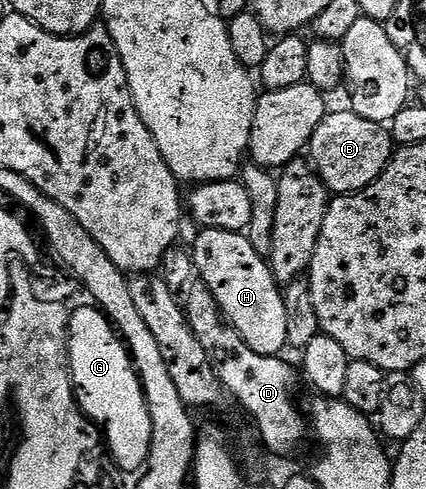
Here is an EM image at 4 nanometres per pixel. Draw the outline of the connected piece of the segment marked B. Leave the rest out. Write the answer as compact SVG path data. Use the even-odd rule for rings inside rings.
M349 110L331 111L322 119L320 126L316 126L316 134L312 134L308 160L331 193L349 194L364 190L377 180L395 151L396 145L383 125L360 118L360 114Z

